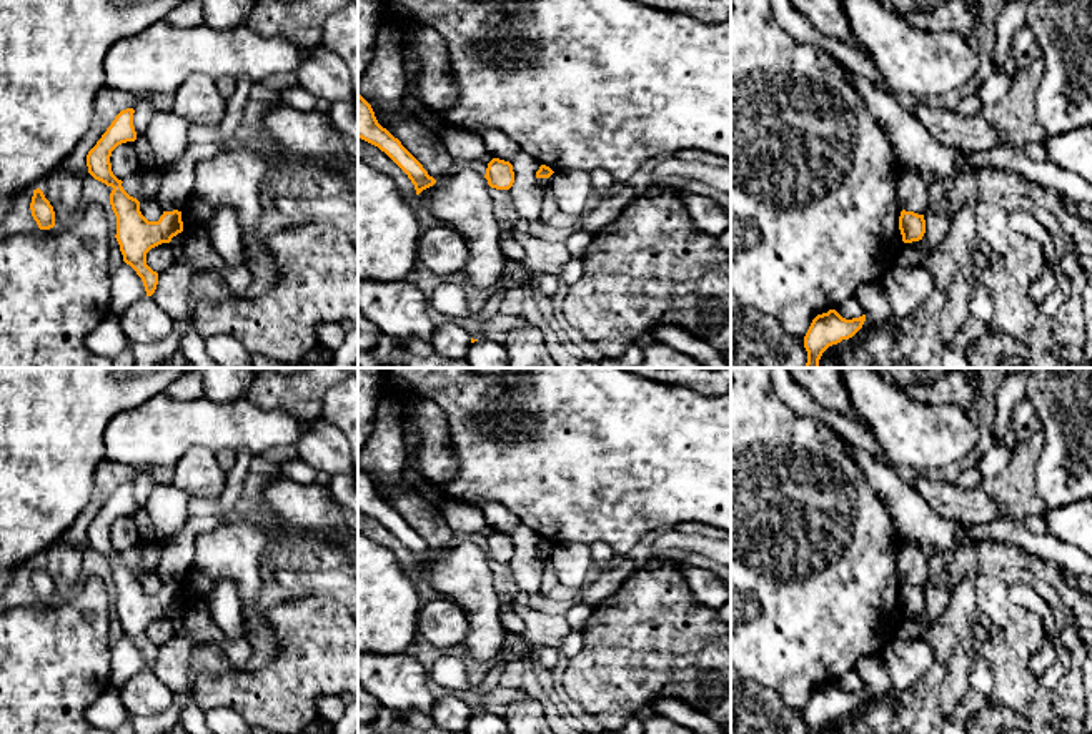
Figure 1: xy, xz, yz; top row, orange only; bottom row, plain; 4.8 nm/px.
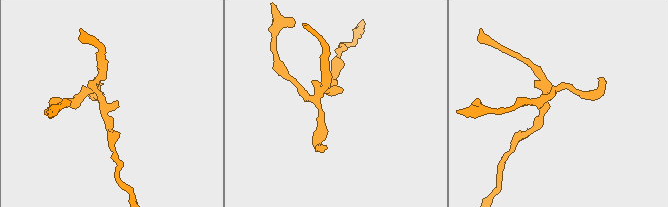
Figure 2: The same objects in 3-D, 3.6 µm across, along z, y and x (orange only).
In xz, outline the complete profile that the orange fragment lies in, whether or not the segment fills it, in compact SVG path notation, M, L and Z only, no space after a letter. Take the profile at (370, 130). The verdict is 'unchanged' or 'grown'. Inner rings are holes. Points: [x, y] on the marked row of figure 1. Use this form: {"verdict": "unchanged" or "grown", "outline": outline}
{"verdict": "unchanged", "outline": "M360 92L358 138L385 151L408 175L414 185L416 195L436 183L436 180L428 175L423 165L401 145L401 141L378 123L371 105L360 95Z"}

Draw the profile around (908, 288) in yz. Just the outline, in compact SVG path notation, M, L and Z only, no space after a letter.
M894 266L882 278L892 316L902 320L914 313L934 291L939 290L936 278L924 268Z

